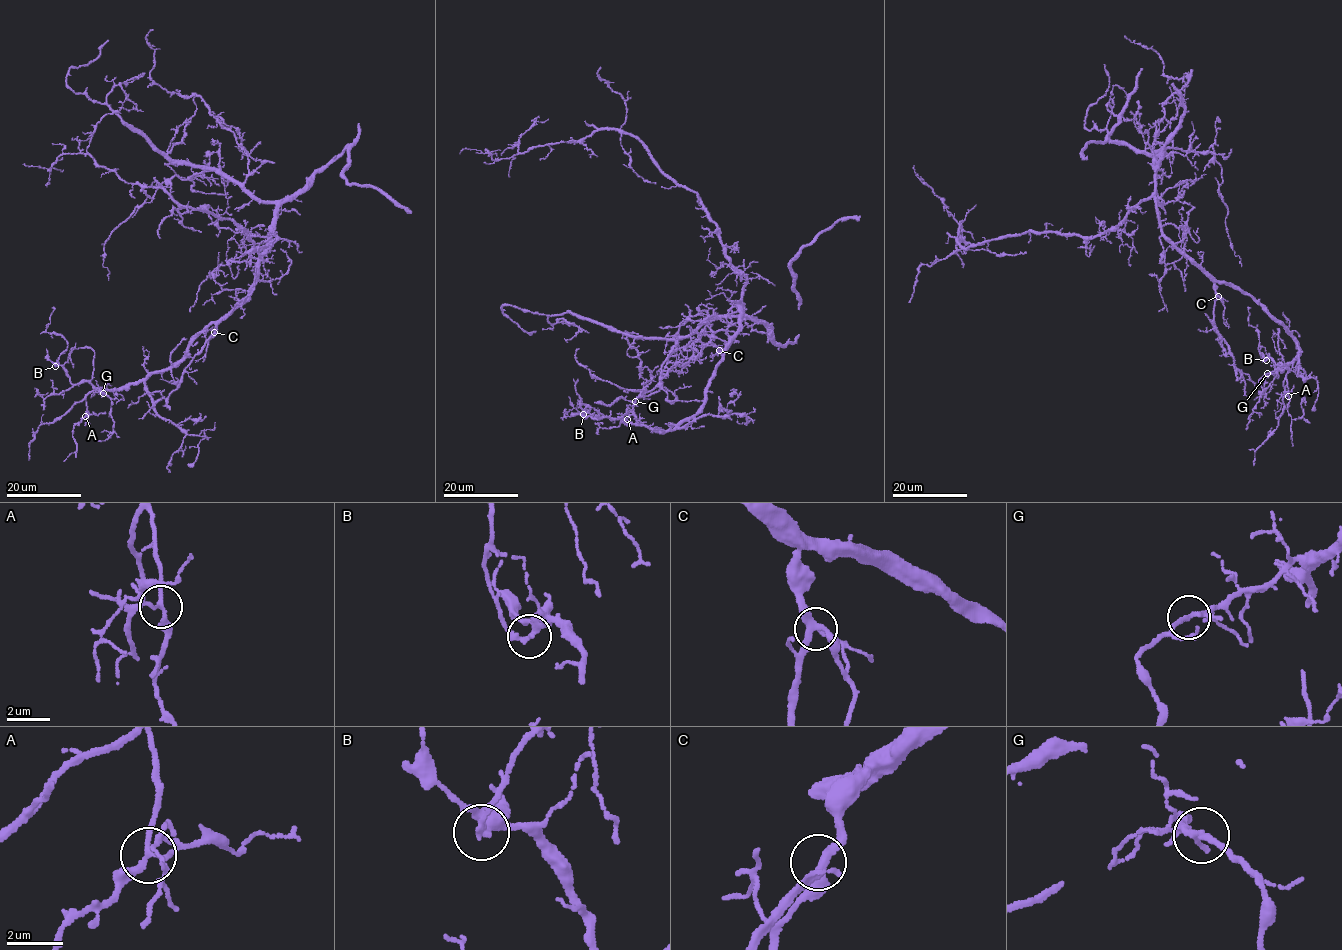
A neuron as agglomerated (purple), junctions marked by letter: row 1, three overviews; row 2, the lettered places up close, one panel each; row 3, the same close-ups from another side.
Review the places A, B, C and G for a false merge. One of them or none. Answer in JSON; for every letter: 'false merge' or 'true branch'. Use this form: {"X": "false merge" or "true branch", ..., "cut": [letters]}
{"A": "true branch", "B": "true branch", "C": "true branch", "G": "true branch", "cut": []}

